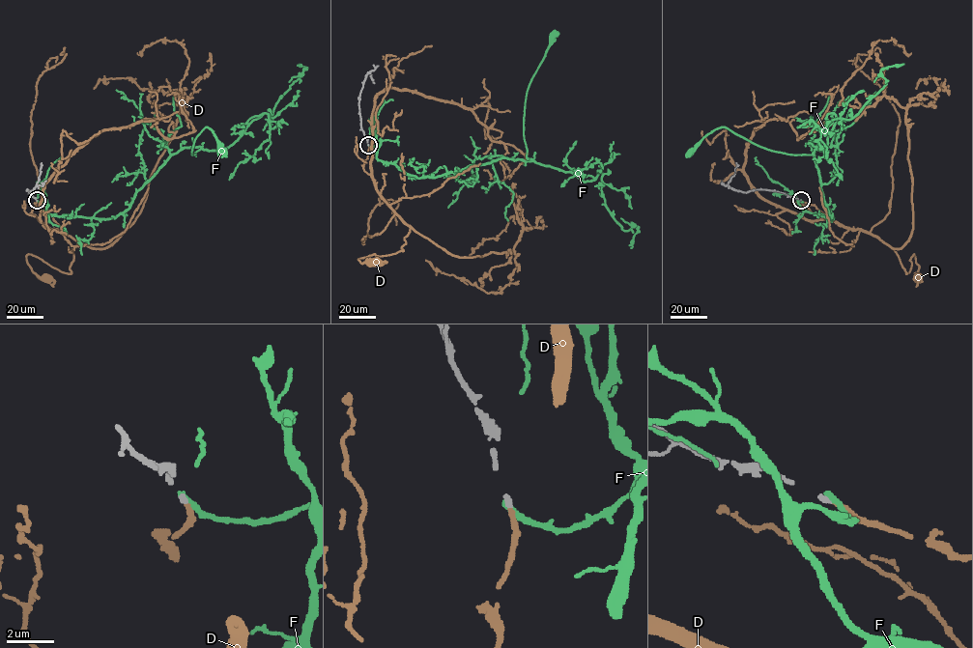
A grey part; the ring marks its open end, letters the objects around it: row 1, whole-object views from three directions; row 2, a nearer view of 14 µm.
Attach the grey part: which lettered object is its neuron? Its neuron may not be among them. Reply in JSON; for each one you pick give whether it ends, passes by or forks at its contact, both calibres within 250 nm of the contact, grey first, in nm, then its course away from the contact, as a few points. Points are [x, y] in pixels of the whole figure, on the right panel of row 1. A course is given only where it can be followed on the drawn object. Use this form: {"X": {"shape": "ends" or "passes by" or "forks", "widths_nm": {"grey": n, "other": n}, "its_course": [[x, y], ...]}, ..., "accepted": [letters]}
{"D": {"shape": "ends", "widths_nm": {"grey": 190, "other": 200}, "its_course": [[801, 201], [814, 205], [837, 223], [862, 229], [887, 242], [906, 273], [914, 254], [919, 277]]}, "accepted": ["D"]}

